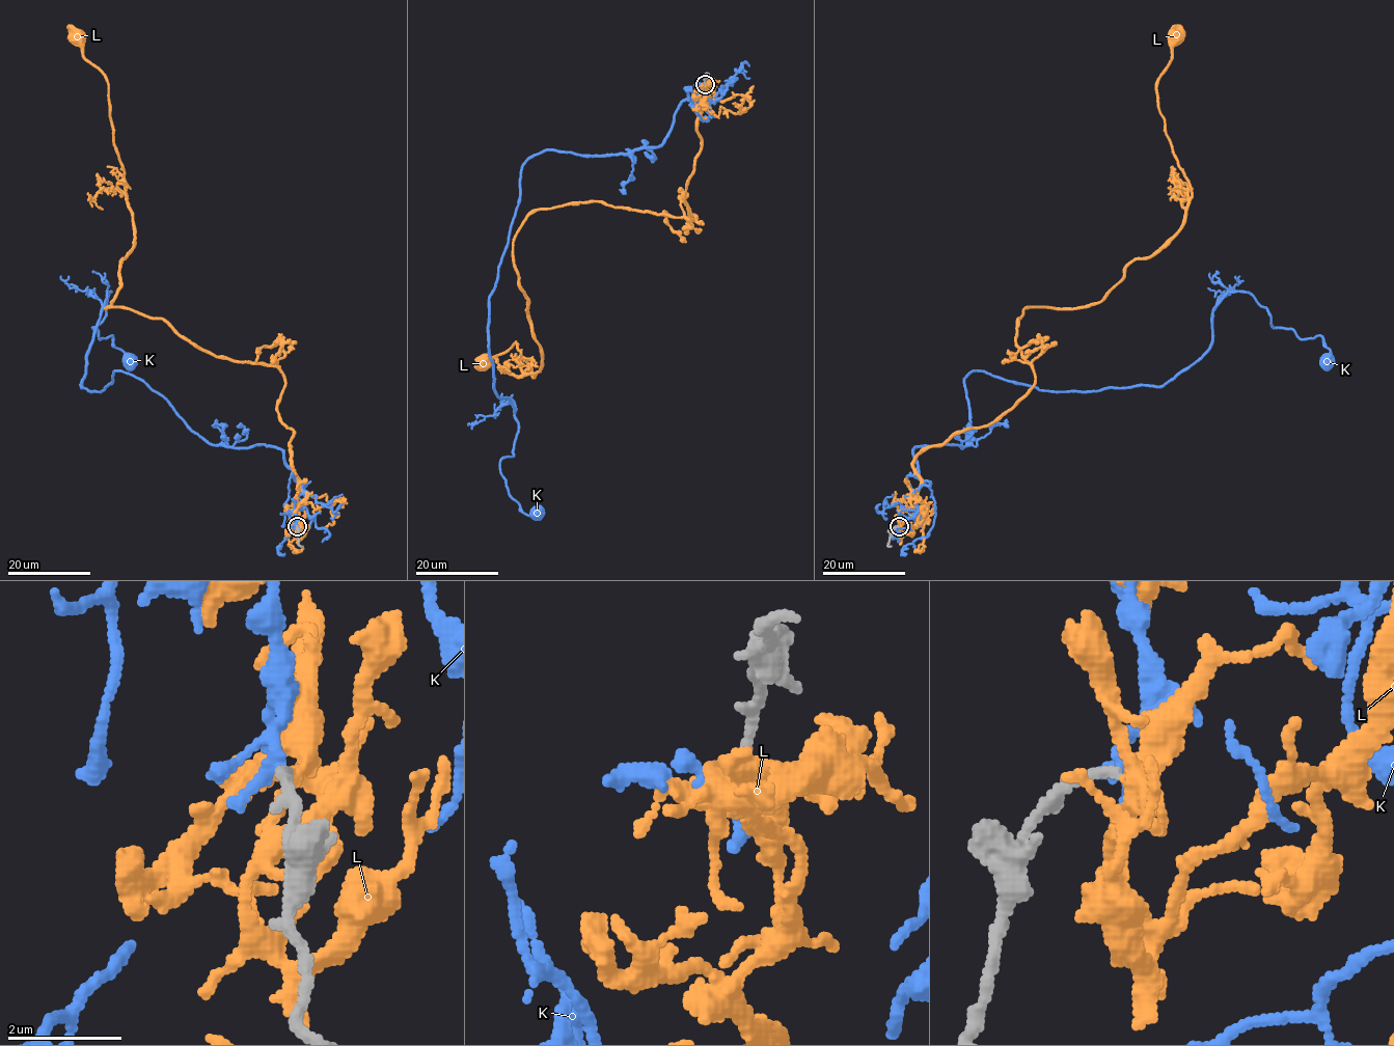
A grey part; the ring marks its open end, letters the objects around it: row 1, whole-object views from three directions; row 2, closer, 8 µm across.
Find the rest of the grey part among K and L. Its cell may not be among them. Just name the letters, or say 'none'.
K

